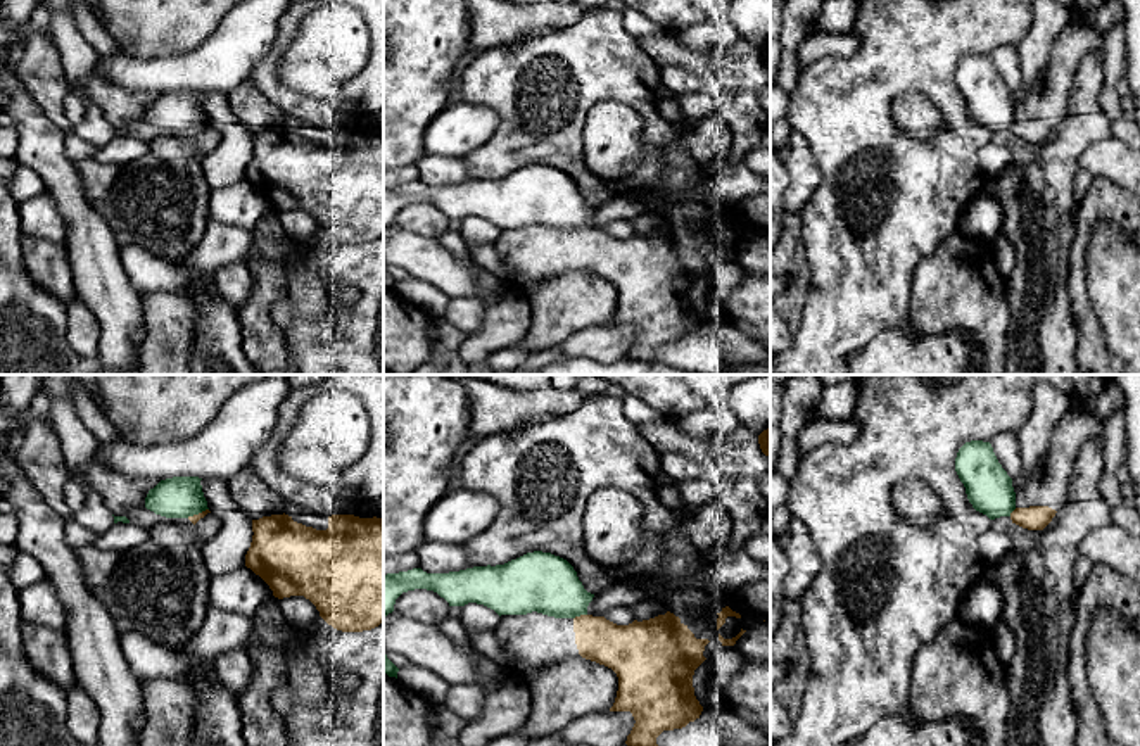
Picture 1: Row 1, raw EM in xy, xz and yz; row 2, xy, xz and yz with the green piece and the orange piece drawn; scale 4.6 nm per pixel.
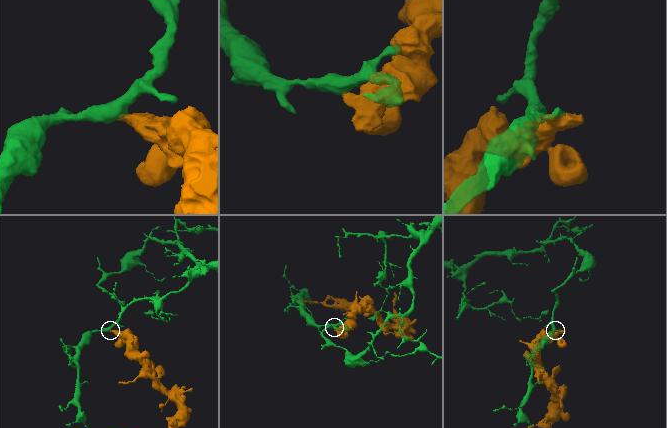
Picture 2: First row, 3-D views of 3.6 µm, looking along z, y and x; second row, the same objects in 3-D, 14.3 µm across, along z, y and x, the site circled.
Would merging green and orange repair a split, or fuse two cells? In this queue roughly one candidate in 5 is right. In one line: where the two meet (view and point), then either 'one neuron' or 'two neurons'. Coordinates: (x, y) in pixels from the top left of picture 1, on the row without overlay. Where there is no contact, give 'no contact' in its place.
contact xz (579, 228); two neurons

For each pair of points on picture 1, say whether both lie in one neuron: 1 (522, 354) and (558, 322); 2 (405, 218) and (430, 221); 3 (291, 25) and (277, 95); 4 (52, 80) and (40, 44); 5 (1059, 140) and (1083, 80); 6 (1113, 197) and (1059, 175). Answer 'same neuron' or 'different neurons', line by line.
1: different neurons
2: same neuron
3: same neuron
4: same neuron
5: different neurons
6: different neurons

